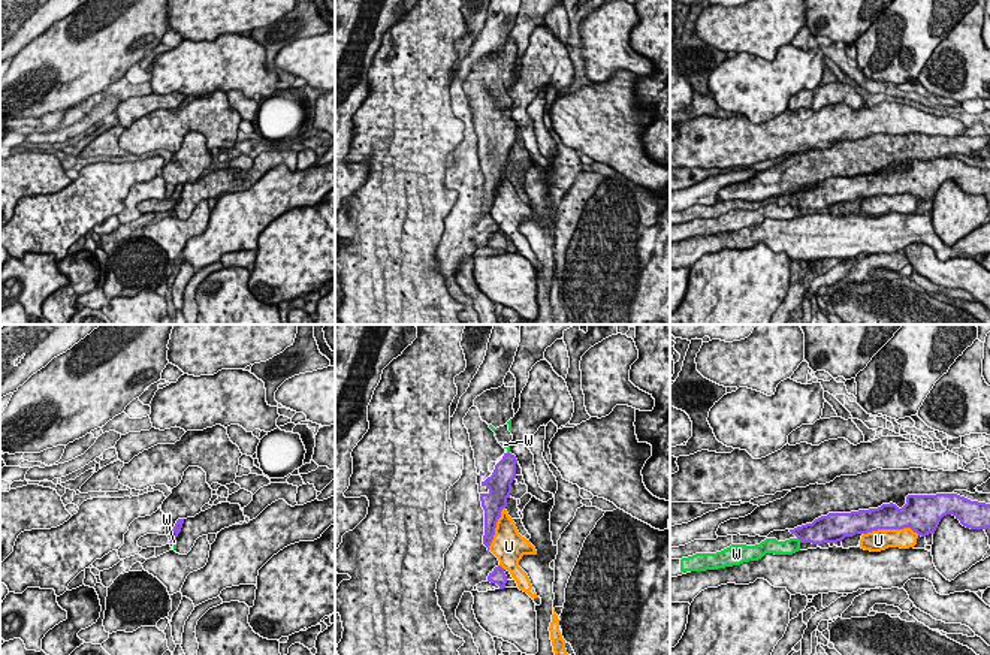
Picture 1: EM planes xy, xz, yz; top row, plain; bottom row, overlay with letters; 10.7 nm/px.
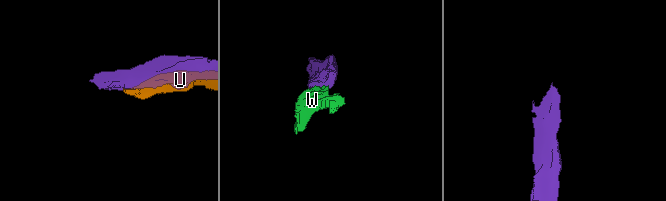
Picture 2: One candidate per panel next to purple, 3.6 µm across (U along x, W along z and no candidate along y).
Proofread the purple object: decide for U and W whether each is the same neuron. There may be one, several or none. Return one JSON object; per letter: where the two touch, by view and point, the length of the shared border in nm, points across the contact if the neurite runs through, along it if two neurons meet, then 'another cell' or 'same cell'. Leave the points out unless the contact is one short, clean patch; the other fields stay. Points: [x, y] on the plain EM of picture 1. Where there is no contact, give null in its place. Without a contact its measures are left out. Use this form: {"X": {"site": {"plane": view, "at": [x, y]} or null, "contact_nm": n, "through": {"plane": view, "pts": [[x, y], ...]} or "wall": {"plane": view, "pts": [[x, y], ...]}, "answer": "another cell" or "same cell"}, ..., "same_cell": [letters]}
{"U": {"site": {"plane": "yz", "at": [892, 193]}, "contact_nm": 600, "answer": "another cell"}, "W": {"site": {"plane": "yz", "at": [799, 204]}, "contact_nm": 70, "wall": {"plane": "yz", "pts": [[797, 202], [800, 207]]}, "answer": "another cell"}, "same_cell": []}

